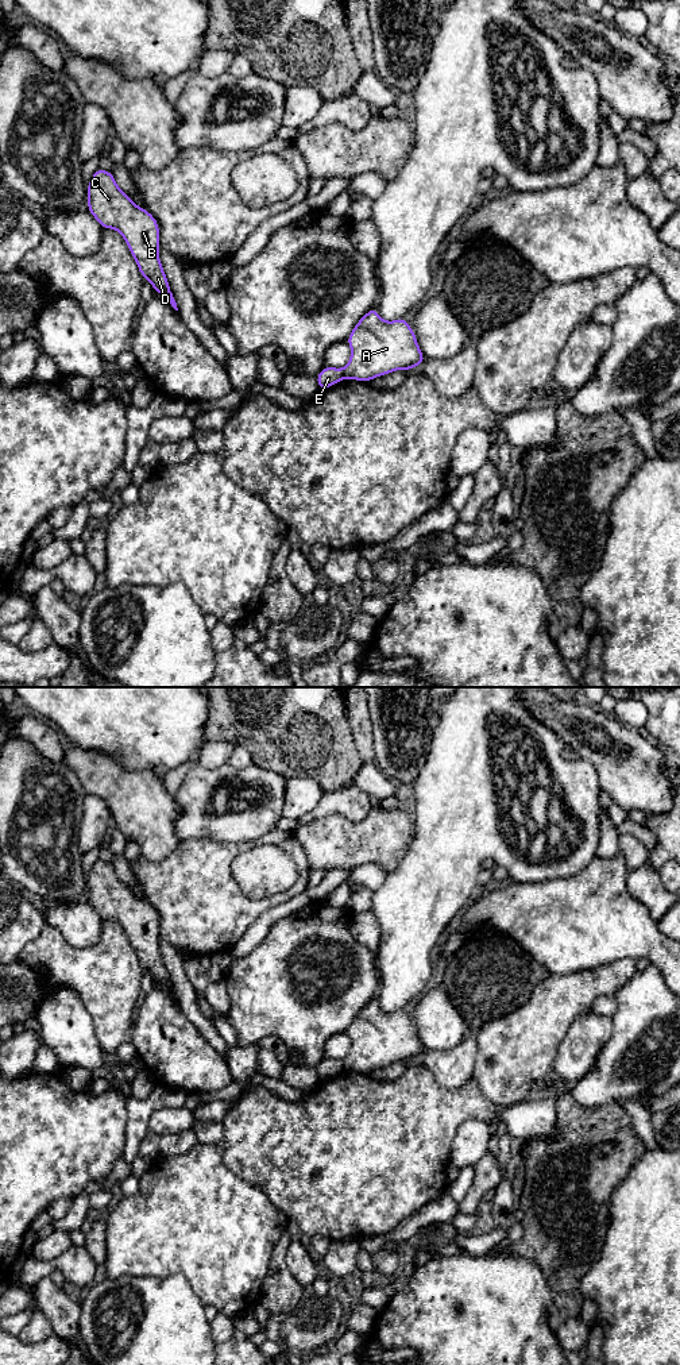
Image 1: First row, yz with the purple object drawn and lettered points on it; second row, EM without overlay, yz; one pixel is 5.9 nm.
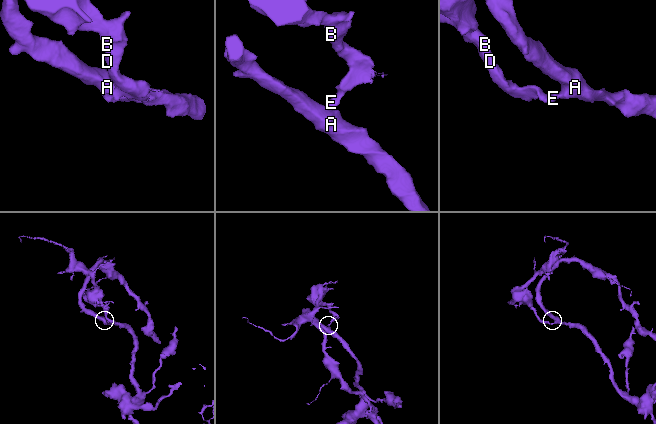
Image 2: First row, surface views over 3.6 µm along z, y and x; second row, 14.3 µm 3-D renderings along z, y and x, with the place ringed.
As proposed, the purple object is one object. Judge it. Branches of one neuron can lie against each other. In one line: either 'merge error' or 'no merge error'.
merge error

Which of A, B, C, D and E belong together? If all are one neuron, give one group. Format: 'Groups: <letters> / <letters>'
Groups: A / B C D E

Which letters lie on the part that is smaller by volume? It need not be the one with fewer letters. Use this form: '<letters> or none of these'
B, C, D, E

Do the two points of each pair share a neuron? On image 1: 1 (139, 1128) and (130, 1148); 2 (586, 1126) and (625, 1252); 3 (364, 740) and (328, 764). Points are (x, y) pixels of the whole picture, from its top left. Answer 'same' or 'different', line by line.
1: same
2: different
3: different

